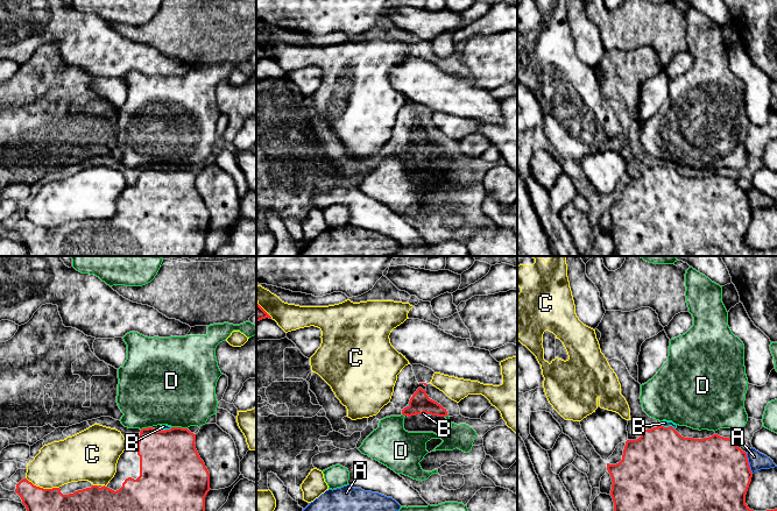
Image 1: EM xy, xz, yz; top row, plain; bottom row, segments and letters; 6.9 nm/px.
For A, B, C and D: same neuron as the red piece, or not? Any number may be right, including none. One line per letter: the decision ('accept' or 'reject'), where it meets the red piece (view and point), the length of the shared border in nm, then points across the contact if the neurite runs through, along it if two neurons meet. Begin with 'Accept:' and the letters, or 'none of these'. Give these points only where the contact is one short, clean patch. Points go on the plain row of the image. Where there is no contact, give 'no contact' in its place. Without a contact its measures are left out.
Accept: B
A: reject | yz (748, 203) | 150 nm
B: accept | yz (669, 165) | 110 nm | across yz (661, 200), (661, 190), (669, 165), (664, 162)
C: reject | xy (42, 227) | 240 nm
D: reject | xy (179, 167) | 110 nm

